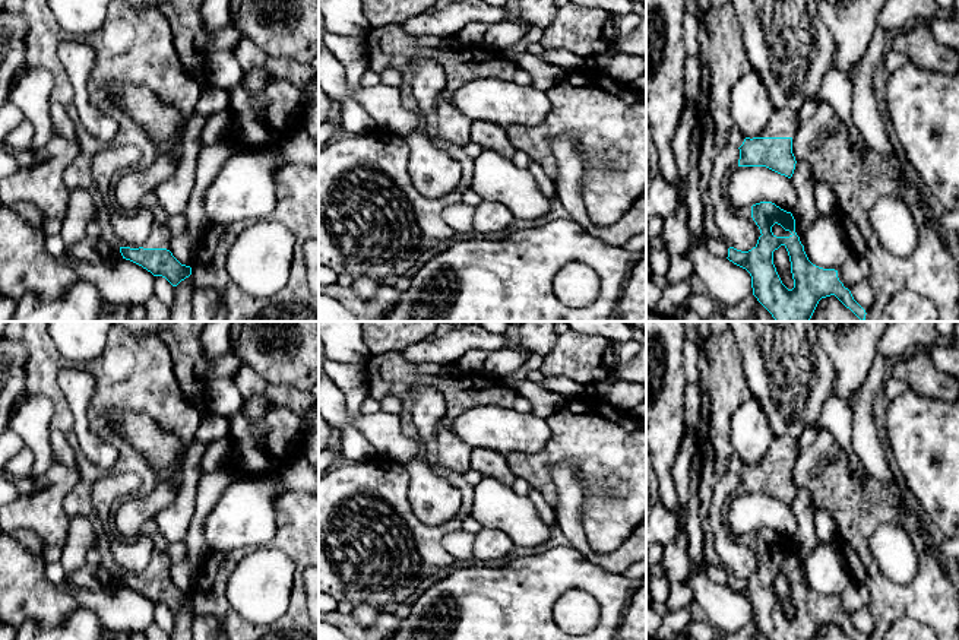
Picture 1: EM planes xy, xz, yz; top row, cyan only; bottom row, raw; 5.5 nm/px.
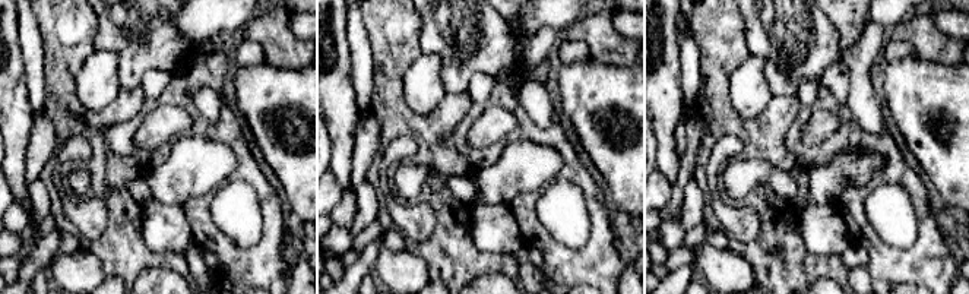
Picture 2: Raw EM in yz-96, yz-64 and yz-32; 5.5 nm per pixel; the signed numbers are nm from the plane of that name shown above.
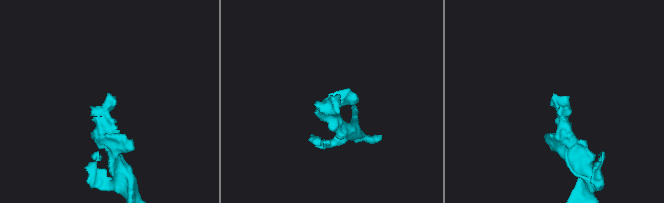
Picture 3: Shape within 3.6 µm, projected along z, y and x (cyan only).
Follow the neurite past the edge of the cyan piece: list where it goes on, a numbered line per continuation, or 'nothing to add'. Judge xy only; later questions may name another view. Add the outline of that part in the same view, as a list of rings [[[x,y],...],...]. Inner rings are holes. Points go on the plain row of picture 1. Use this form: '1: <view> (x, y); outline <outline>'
1: xy (160, 564); outline [[[155,517],[149,519],[145,523],[143,530],[152,539],[153,554],[152,554],[146,568],[142,571],[142,574],[143,576],[167,576],[167,577],[170,577],[170,570],[173,565],[173,561],[170,560],[170,555],[167,552],[170,542],[159,532]]]

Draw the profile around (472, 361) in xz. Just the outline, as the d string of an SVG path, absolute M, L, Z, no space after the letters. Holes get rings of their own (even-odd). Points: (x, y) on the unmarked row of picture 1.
M472 349L465 352L456 362L456 368L462 374L482 374L482 367L488 357L487 351L482 349Z

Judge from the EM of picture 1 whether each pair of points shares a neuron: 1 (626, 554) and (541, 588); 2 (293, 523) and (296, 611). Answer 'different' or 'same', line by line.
1: different
2: same

